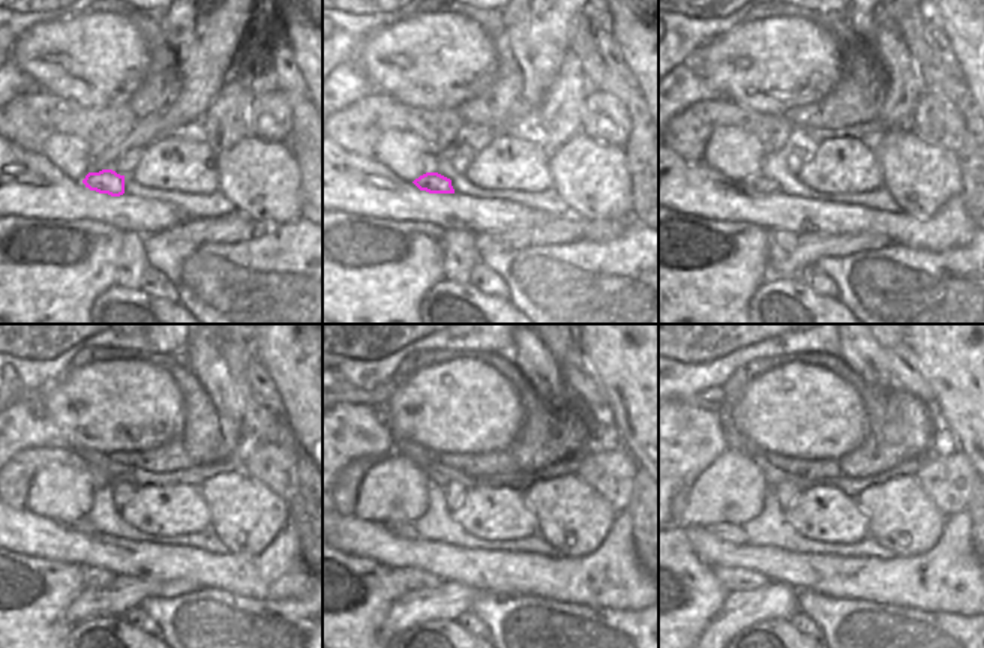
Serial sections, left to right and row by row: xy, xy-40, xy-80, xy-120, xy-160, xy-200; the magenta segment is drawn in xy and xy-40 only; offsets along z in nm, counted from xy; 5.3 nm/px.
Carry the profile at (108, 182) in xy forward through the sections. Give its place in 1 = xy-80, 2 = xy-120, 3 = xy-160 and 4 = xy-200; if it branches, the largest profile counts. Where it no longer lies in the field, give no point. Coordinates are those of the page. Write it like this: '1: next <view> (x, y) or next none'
1: next xy-80 (761, 183)
2: next xy-120 (81, 525)
3: next xy-160 (402, 530)
4: next xy-200 (729, 533)

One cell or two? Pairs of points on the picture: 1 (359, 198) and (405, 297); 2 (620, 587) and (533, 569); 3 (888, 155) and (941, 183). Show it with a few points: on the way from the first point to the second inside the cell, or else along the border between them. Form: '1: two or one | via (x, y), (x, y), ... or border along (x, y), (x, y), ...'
1: two | border along (338, 210), (402, 221)
2: one | via (599, 582), (554, 579)
3: one | via (902, 158), (921, 177), (927, 177)

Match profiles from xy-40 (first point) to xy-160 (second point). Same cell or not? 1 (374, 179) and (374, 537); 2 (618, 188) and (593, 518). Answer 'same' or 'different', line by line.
1: same
2: same

